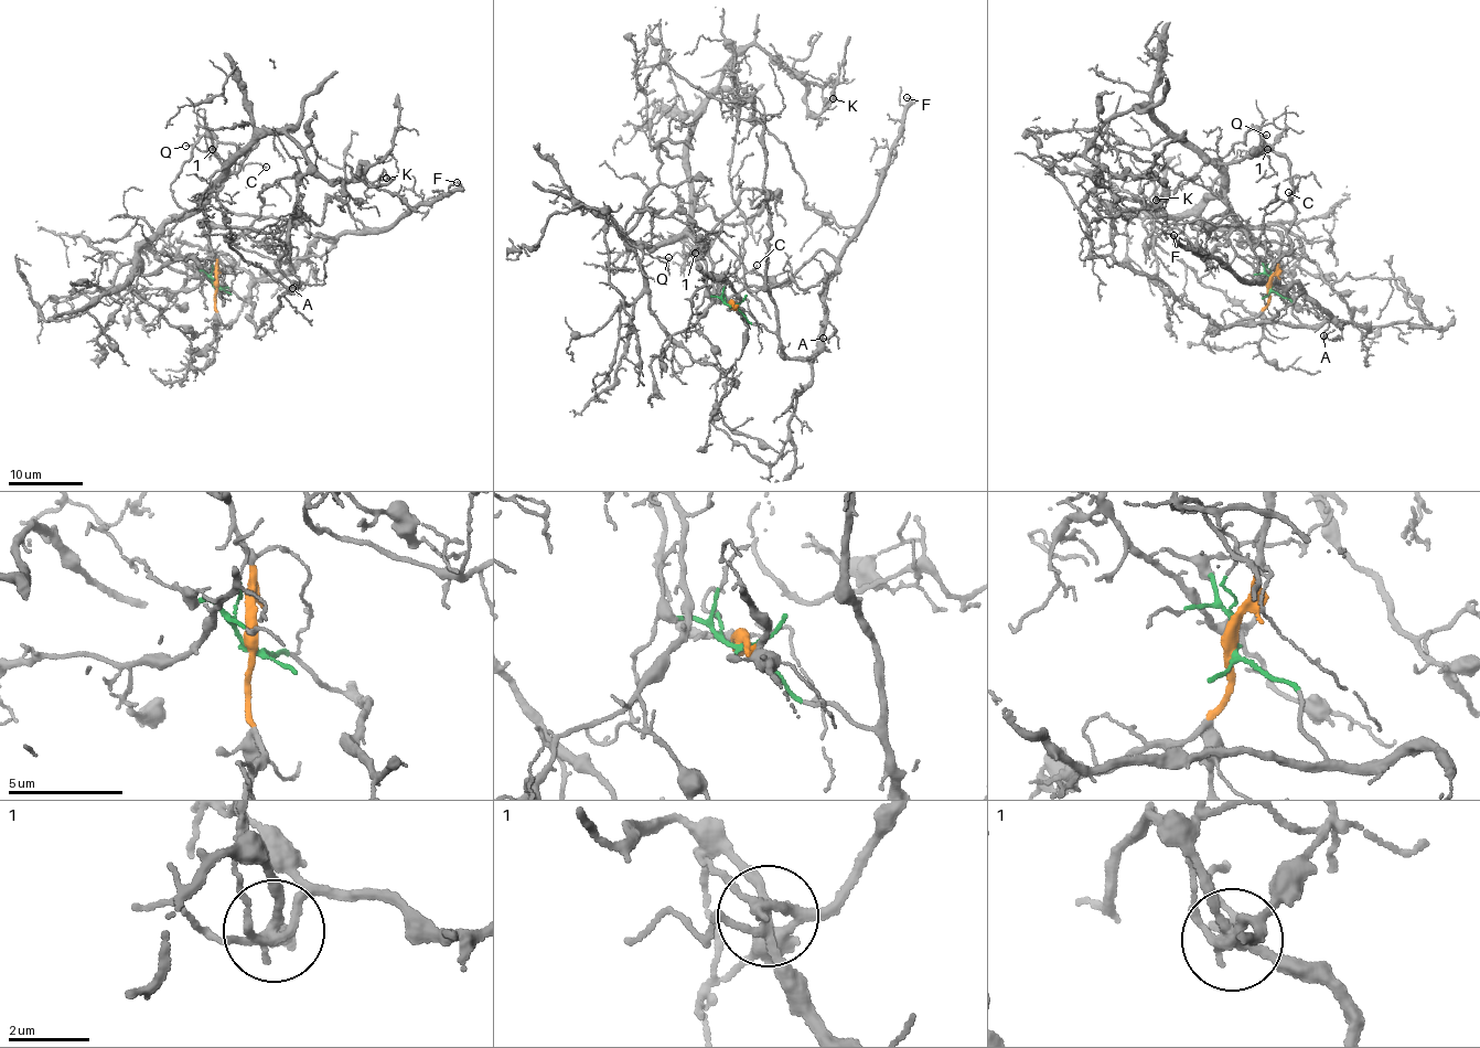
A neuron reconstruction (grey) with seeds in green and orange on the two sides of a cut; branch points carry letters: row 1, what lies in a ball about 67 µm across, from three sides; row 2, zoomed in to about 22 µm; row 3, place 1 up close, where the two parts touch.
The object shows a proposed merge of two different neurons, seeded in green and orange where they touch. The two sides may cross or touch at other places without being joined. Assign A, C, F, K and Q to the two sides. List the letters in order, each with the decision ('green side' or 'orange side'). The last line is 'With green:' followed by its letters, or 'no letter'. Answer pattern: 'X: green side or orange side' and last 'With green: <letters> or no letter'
A: green side
C: green side
F: green side
K: orange side
Q: orange side
With green: A, C, F

